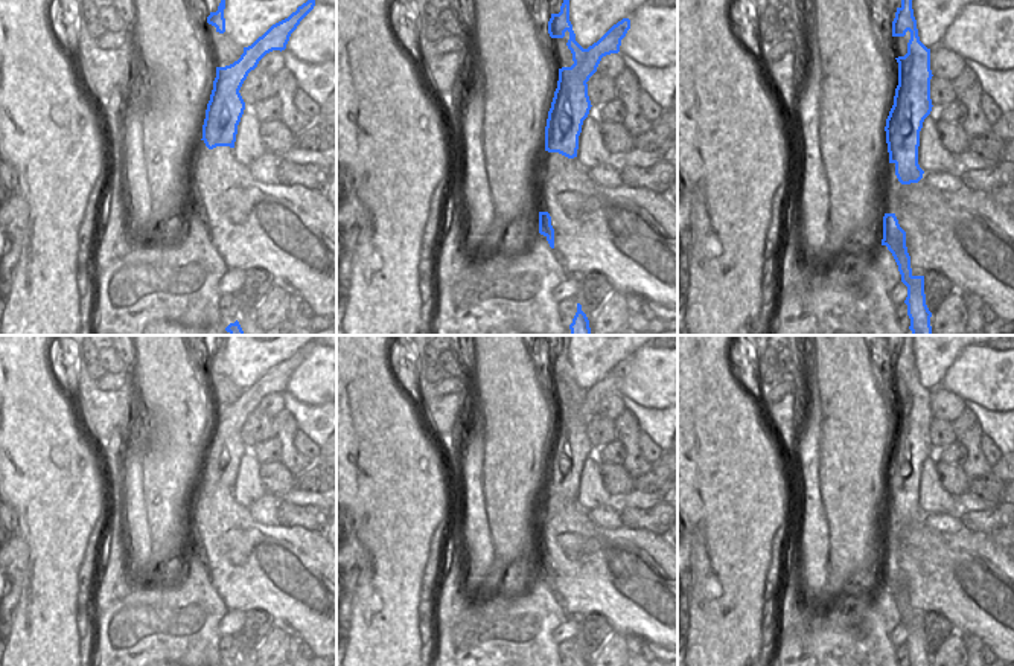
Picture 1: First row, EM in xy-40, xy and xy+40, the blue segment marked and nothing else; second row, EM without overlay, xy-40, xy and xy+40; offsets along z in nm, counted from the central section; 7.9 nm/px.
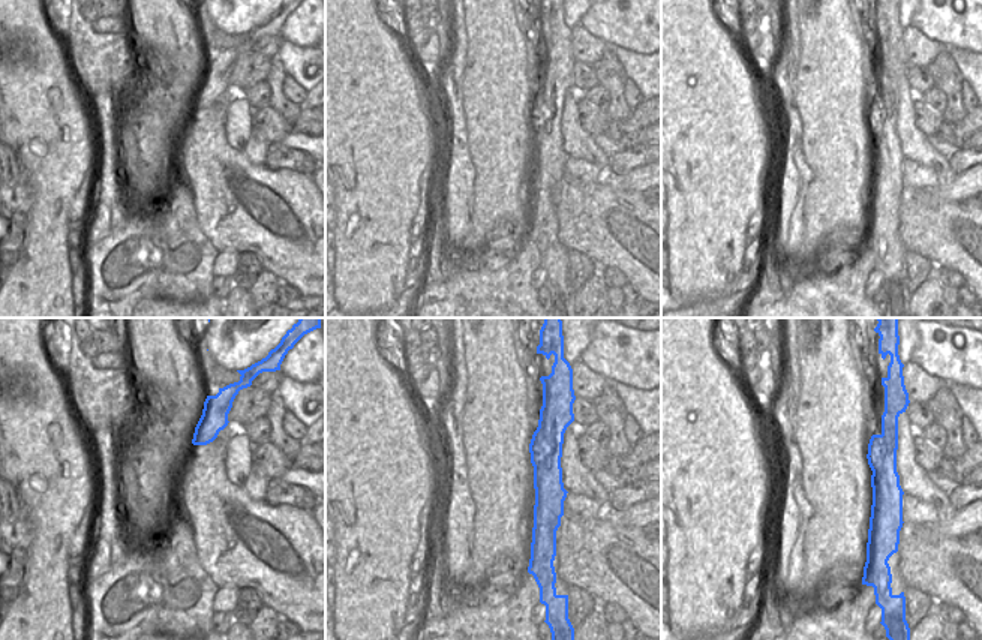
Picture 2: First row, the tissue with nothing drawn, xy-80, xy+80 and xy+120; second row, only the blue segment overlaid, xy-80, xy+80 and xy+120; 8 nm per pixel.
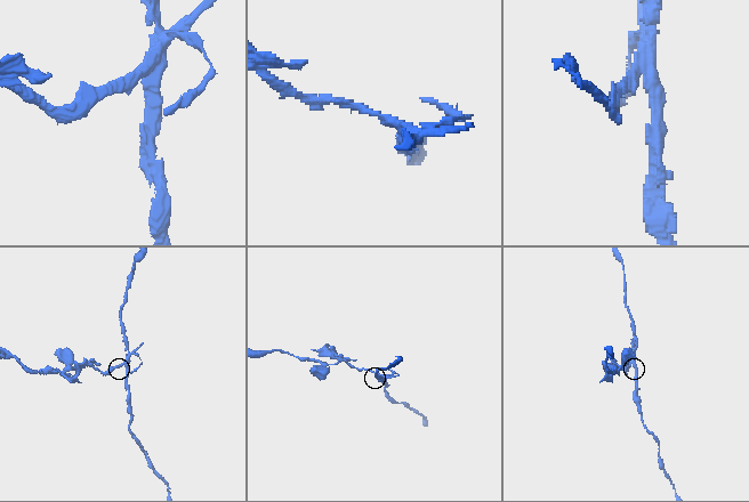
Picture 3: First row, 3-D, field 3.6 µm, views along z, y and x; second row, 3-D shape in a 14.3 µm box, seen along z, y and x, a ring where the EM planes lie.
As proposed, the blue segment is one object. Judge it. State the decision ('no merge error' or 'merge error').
merge error

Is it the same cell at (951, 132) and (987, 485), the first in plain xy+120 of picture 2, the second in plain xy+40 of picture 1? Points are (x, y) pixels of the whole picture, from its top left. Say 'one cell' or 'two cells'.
one cell

